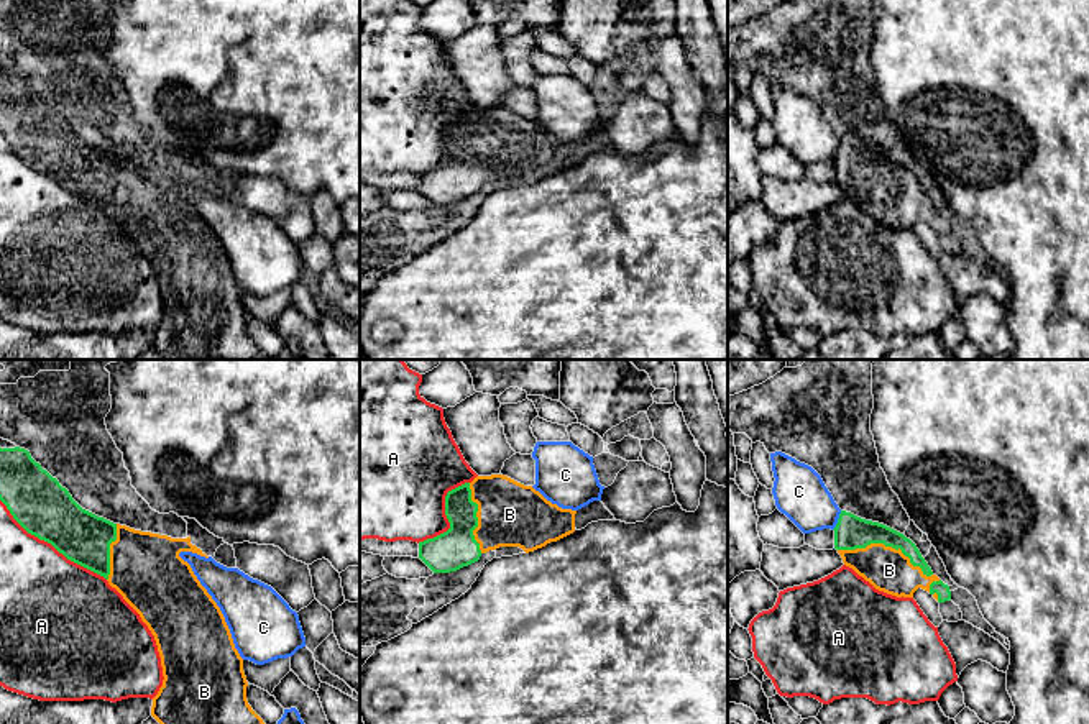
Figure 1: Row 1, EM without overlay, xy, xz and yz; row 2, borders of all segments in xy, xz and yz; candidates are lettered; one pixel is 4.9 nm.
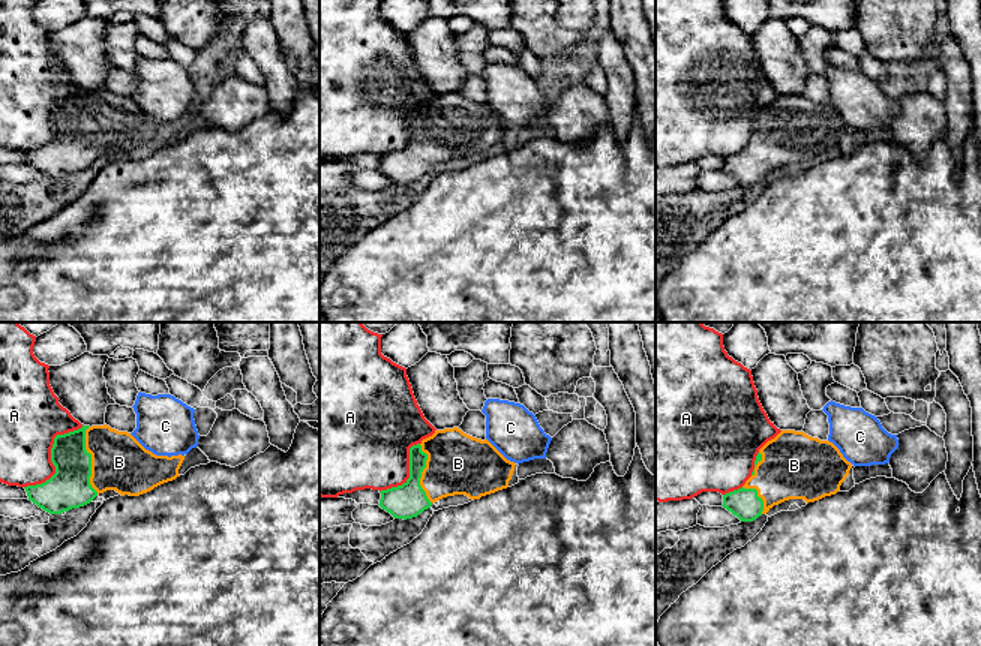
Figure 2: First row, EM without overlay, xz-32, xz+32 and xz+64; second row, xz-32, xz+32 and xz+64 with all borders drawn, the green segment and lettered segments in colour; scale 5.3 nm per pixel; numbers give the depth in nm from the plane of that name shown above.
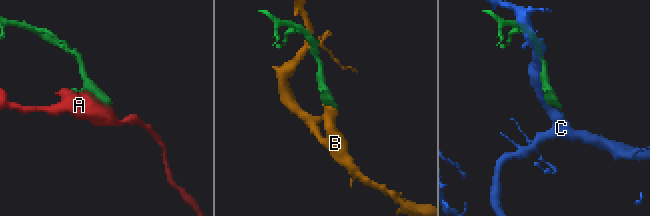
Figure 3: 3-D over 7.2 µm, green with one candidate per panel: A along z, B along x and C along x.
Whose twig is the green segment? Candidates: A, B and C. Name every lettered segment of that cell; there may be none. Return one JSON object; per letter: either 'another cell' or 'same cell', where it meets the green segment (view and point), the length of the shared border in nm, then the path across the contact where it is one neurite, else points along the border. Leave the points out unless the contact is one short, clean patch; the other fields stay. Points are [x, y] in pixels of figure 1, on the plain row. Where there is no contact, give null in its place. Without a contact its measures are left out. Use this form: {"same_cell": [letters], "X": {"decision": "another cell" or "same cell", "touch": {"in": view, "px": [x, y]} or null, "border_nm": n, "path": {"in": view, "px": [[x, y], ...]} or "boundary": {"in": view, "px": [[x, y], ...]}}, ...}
{"same_cell": ["B"], "A": {"decision": "another cell", "touch": {"in": "xy", "px": [51, 176]}, "border_nm": 650}, "B": {"decision": "same cell", "touch": {"in": "yz", "px": [886, 178]}, "border_nm": 480}, "C": {"decision": "another cell", "touch": {"in": "yz", "px": [838, 153]}, "border_nm": 110}}

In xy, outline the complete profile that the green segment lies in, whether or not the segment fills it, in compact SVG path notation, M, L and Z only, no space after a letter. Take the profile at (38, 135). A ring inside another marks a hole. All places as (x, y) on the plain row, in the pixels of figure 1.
M0 80L0 133L31 167L51 176L67 192L103 208L140 246L154 268L163 299L163 318L151 348L163 360L269 360L246 332L243 291L225 250L179 186L209 190L187 171L141 164L82 141L30 84Z

